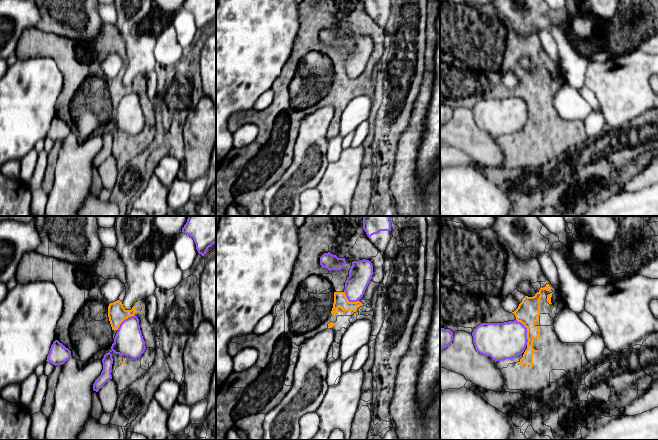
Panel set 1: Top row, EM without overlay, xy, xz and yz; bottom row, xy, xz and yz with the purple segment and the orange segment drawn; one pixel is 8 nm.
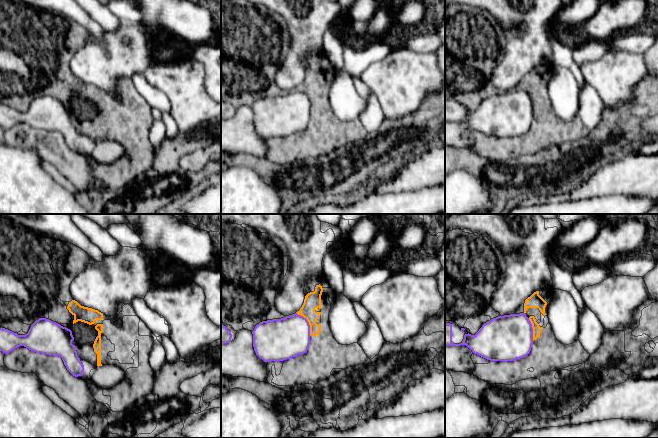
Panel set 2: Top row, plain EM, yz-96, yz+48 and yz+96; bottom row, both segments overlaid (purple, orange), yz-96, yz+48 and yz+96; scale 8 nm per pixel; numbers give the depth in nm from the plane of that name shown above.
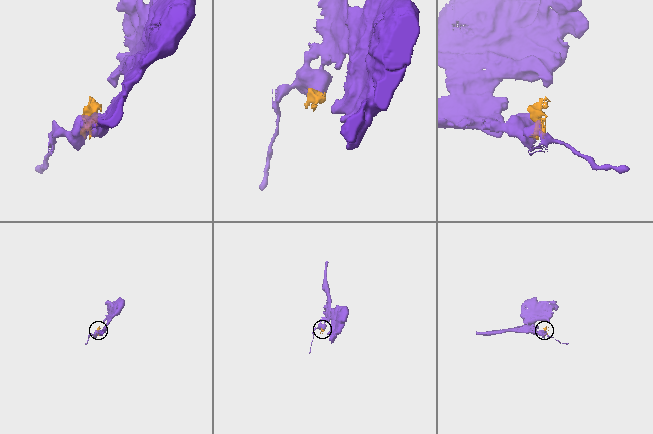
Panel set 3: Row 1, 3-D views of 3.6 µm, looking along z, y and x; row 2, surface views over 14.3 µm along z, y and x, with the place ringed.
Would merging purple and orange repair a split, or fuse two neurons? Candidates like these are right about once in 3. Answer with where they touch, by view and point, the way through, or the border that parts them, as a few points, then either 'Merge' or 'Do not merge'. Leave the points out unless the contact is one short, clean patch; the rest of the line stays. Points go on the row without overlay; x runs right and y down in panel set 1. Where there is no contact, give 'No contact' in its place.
Touches purple at yz (526, 107). Boundary: yz (516, 95), (526, 104), (527, 120). Do not merge

